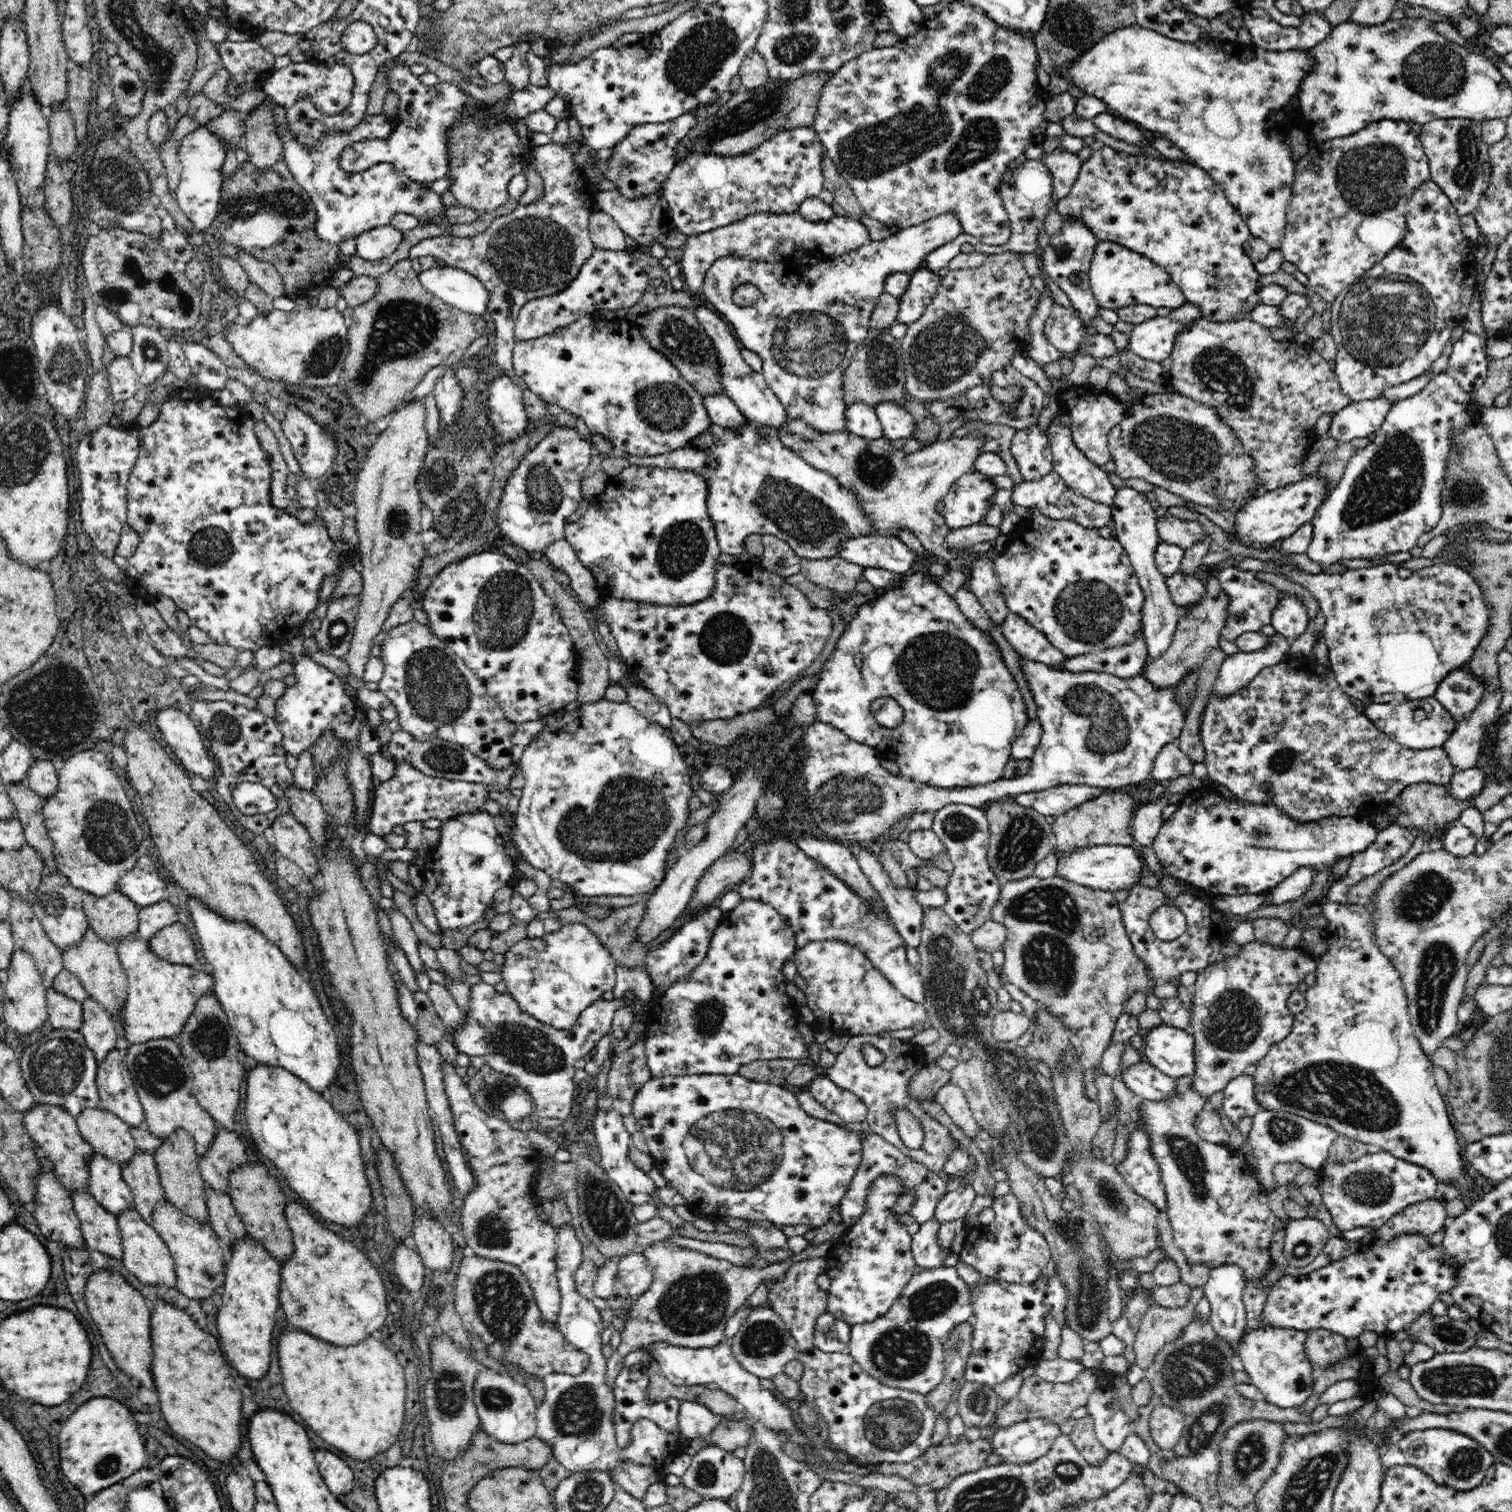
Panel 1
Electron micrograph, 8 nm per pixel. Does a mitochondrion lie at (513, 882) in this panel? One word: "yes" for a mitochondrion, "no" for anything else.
no

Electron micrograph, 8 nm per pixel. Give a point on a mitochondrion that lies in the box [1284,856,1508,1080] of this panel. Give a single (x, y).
(1438, 964)

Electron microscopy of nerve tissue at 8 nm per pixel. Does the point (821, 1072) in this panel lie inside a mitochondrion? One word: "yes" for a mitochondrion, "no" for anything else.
no

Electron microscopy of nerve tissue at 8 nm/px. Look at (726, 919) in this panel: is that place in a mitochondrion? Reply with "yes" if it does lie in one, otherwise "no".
no

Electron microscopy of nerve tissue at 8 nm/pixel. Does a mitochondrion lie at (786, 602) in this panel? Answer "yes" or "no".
no

